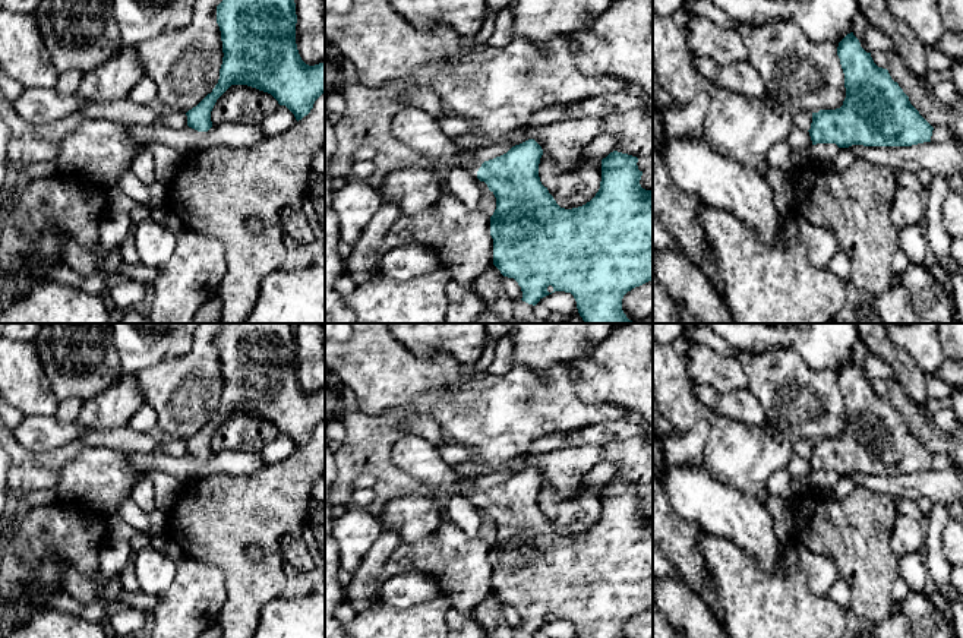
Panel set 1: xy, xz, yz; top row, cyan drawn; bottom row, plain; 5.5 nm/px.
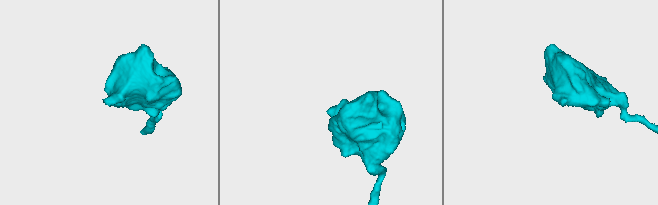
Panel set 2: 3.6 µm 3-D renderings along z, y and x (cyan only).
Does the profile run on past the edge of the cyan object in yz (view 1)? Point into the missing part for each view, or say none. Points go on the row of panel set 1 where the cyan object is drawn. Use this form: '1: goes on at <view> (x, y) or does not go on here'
1: does not go on here

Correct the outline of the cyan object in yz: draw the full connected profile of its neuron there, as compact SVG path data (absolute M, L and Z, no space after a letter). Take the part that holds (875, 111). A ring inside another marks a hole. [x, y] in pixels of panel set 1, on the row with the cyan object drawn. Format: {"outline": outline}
{"outline": "M853 32L837 47L837 56L844 73L846 98L836 110L812 113L809 136L812 145L836 143L839 148L863 146L912 146L931 142L934 127L910 104L909 97L894 82L887 69L878 67L871 53L866 53Z"}

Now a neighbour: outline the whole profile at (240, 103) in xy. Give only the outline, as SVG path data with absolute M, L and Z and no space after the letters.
M231 85L211 111L214 126L222 123L261 124L277 108L278 101L268 92L247 85Z

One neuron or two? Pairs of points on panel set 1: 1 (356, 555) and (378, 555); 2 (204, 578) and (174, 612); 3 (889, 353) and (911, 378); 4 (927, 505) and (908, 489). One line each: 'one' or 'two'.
1: two
2: one
3: one
4: two

